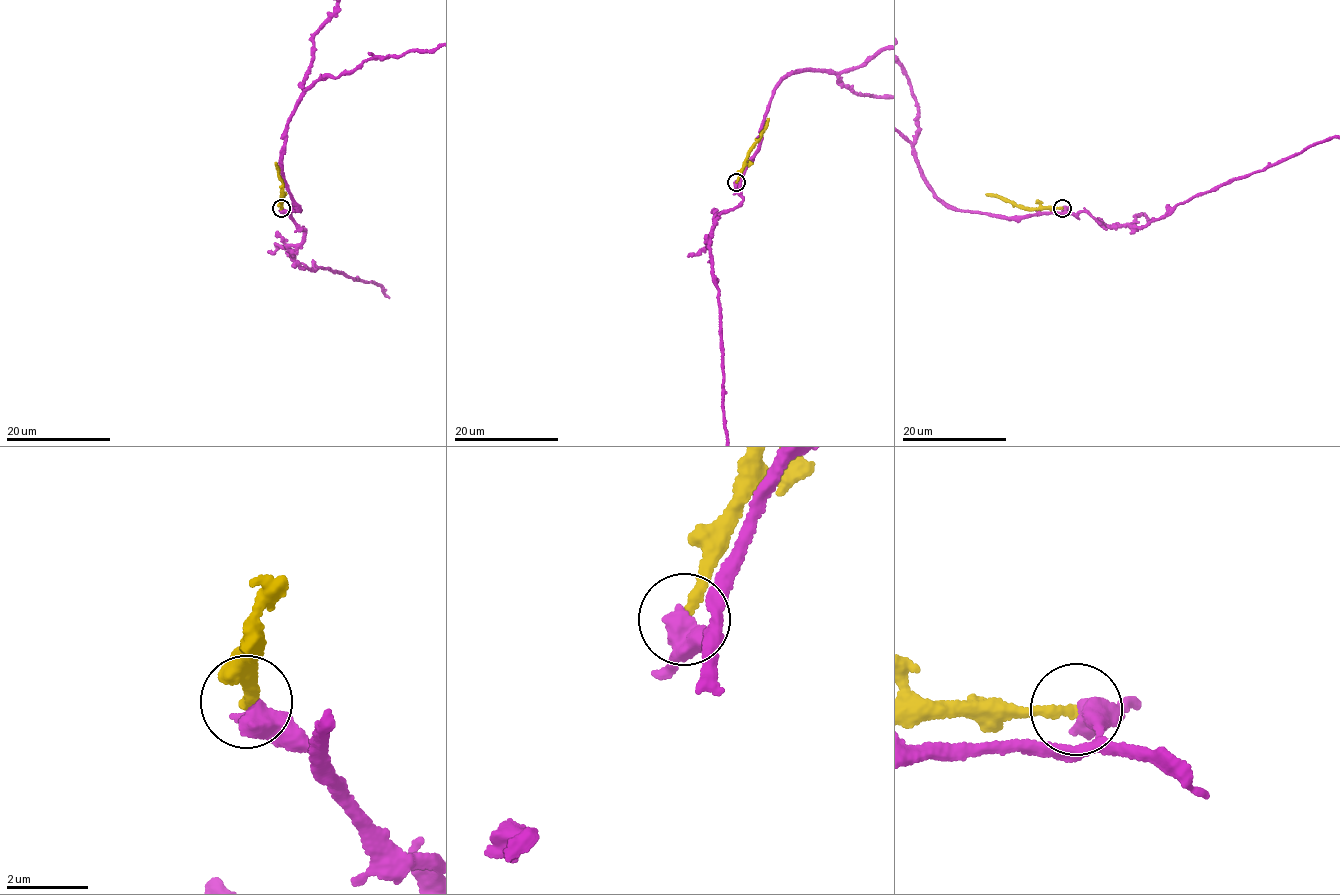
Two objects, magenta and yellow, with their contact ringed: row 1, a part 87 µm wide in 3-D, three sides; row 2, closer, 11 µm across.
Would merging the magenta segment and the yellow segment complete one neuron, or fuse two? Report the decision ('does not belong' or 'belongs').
does not belong

